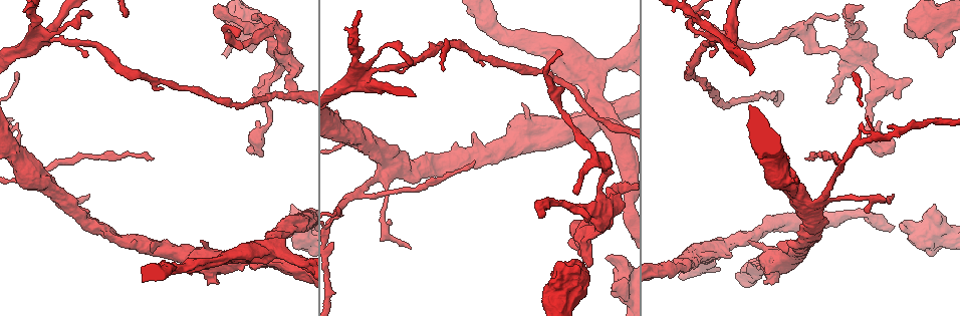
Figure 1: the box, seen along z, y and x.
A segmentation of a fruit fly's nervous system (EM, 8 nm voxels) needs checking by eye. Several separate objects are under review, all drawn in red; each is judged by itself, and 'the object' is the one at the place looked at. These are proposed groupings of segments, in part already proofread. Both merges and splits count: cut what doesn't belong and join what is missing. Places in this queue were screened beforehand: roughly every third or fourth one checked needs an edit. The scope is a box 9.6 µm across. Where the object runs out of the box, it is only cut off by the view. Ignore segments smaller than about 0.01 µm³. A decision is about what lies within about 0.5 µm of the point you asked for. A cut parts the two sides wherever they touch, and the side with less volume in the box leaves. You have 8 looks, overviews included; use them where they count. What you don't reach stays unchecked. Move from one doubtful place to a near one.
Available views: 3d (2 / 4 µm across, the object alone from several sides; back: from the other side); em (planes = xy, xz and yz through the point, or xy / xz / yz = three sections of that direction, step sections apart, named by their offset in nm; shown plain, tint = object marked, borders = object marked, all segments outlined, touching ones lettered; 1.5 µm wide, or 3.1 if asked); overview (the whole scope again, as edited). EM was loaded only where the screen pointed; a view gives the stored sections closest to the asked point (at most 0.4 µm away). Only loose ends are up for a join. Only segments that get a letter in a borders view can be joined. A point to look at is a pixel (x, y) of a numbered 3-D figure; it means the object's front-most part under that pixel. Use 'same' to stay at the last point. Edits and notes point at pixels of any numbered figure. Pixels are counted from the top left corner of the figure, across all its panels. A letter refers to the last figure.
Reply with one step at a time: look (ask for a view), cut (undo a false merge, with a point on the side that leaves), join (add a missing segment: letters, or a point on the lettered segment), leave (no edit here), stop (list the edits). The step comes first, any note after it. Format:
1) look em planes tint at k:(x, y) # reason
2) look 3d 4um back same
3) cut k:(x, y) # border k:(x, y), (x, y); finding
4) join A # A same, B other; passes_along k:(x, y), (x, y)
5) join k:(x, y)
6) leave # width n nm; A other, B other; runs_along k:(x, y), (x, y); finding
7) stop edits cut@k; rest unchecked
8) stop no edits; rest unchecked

look 3d 2um at 1:(151, 158) # tapers out

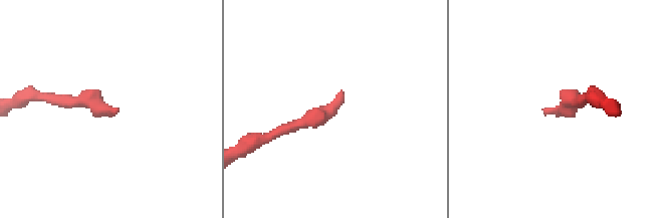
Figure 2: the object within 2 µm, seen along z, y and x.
look em yz step 8 borders at 2:(545, 110) # need the tissue

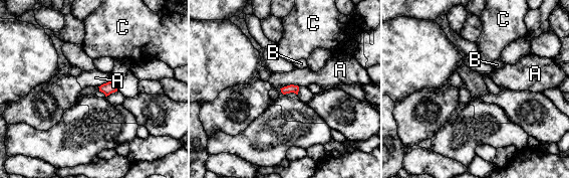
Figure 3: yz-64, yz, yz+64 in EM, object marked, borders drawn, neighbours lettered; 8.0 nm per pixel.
leave # A other, B other, C other; border 3:(298, 85), (287, 84), (280, 88); none of them fits

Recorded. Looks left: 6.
look 3d 4um back at 1:(225, 26) # sharp bend

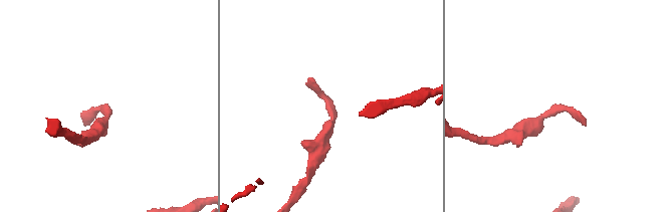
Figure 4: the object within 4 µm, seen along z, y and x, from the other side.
look em yz step 8 tint at 4:(107, 109)

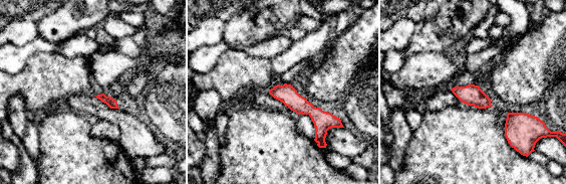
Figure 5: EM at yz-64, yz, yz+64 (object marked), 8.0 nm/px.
look em planes borders same # cut it another way

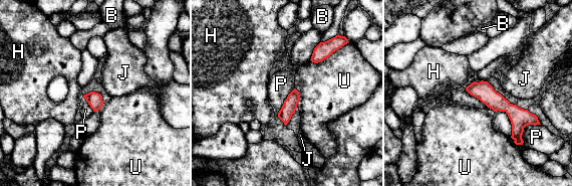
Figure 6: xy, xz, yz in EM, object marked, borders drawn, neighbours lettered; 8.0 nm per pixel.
leave # B other, H other, J other, P other, U other; runs_along 6:(470, 87), (517, 118), (518, 138); one neuron here

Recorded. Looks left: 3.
look 3d 4um at 1:(941, 54) # an open end

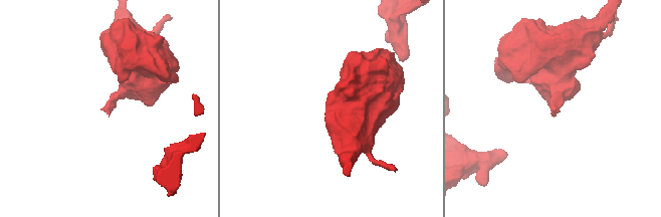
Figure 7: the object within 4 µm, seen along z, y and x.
look em planes borders at 7:(553, 111)

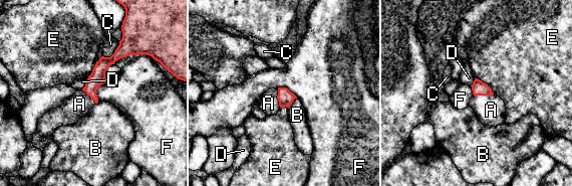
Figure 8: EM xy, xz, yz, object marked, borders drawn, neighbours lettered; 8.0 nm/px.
join A # A same, B other, C other, D other, E other, F other; passes_along 8:(479, 87), (483, 95), (491, 110); the neuron continues

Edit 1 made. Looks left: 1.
stop edits join@8; rest unchecked

